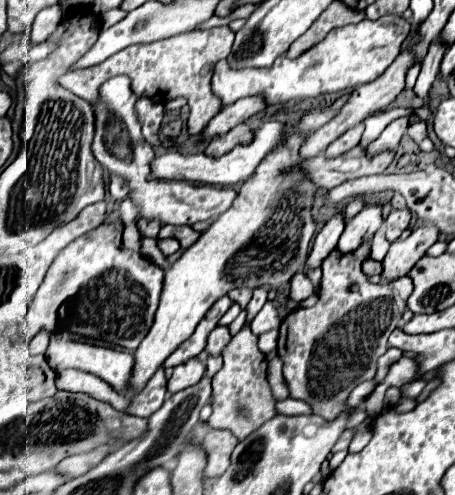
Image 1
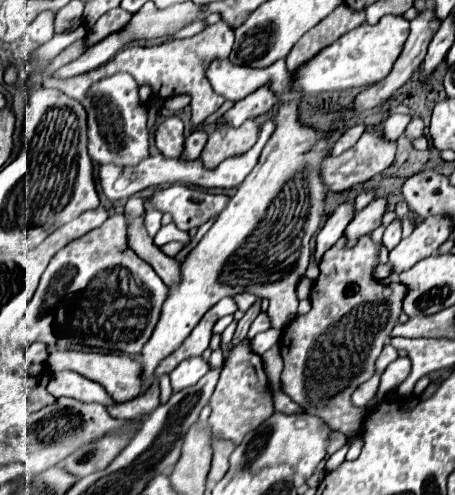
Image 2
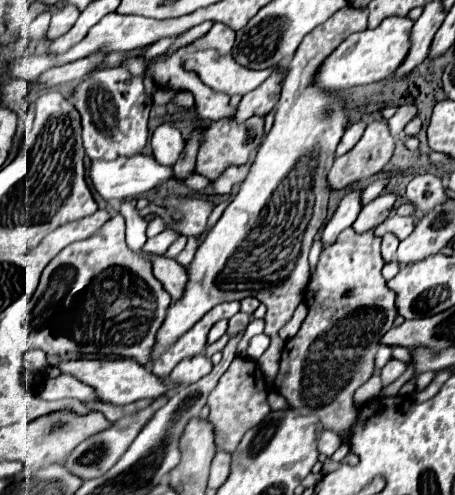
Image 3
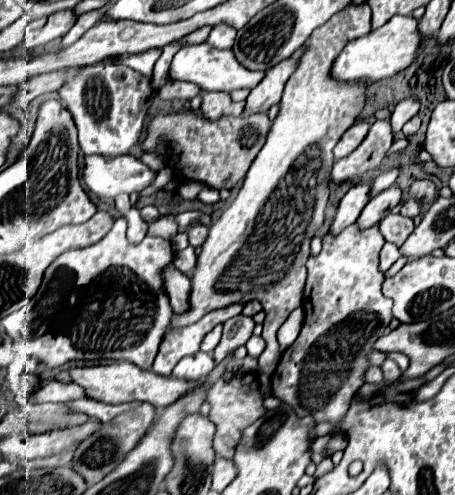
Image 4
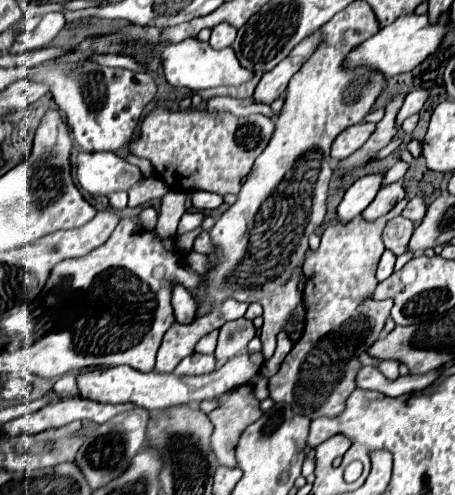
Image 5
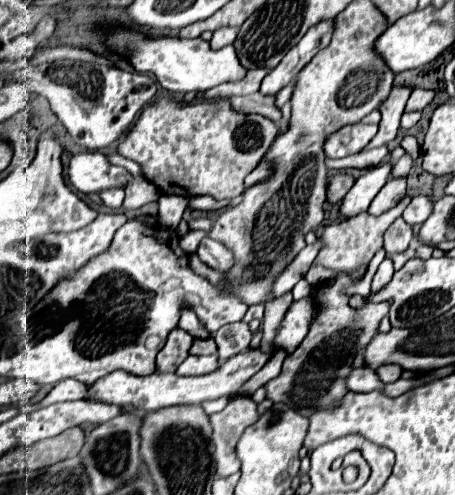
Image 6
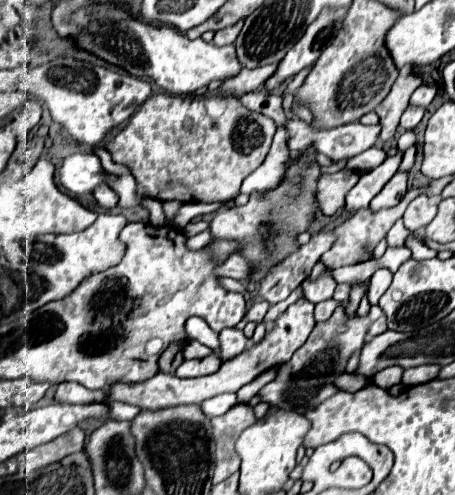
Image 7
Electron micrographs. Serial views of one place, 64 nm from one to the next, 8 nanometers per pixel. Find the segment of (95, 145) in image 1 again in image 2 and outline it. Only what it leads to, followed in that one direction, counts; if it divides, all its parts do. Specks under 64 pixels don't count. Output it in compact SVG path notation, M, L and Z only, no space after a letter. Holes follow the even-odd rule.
M118 72L116 76L108 76L96 82L82 104L88 112L88 152L94 164L114 164L128 168L140 164L140 160L150 156L146 112L144 104L138 98L138 84L132 76ZM112 130L116 130L114 136ZM172 184L168 188L156 188L152 192L152 196L148 198L148 202L162 214L170 214L172 222L180 228L180 230L192 230L194 226L202 226L204 222L208 222L212 216L218 216L226 204L228 204L230 196L226 194L214 194L208 192L204 188L190 188L184 184Z

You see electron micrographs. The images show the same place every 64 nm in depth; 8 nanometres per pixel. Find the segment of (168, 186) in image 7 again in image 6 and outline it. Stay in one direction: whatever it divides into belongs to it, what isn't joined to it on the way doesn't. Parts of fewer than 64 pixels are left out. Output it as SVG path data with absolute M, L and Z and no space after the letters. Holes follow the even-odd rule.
M160 98L154 104L146 106L136 124L130 128L128 136L120 142L118 152L126 158L132 158L142 164L144 176L154 182L162 194L180 194L180 196L200 196L208 194L216 200L230 200L244 192L244 178L250 174L266 154L276 138L278 126L260 116L260 114L238 114L232 112L228 100L218 102L200 102L200 104L178 104L170 98Z

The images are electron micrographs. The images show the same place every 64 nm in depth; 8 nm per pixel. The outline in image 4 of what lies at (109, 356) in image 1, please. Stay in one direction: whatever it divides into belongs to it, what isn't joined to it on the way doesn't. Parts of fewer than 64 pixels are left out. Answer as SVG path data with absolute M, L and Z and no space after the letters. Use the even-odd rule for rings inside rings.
M114 362L108 366L74 366L68 372L70 372L70 378L86 390L88 398L94 398L106 404L124 404L124 402L140 400L140 402L150 402L156 408L164 408L172 404L172 400L176 400L180 392L186 392L192 384L196 384L196 382L176 380L172 376L166 378L166 376L154 374L152 370L142 370L132 362Z

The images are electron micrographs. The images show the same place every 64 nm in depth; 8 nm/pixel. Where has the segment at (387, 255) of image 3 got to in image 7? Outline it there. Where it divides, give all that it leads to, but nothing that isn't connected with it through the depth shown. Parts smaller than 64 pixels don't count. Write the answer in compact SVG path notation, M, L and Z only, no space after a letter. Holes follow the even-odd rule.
M380 268L374 272L374 276L370 278L370 288L368 288L370 304L378 304L378 298L388 290L390 282L392 282L392 272L388 268Z

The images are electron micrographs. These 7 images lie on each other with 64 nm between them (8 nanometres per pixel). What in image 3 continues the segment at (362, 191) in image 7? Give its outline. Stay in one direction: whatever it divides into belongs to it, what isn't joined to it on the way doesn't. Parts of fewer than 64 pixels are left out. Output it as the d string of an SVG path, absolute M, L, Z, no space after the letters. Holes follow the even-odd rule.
M350 192L348 196L342 198L342 202L336 208L334 216L328 220L328 224L322 230L322 248L328 248L330 244L334 244L336 238L338 238L338 234L344 228L352 226L352 222L356 220L360 208L362 208L362 204L360 204L360 192Z

